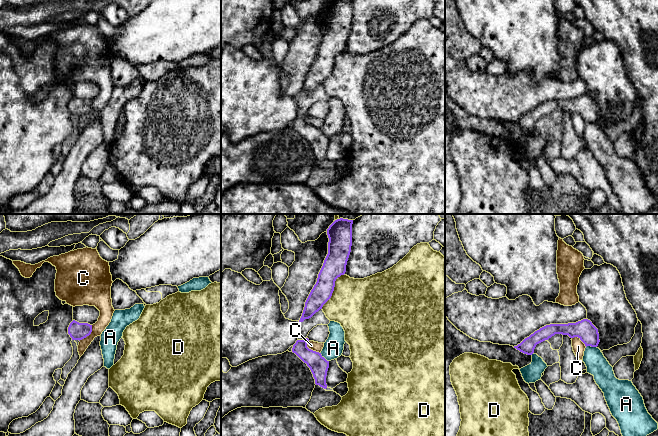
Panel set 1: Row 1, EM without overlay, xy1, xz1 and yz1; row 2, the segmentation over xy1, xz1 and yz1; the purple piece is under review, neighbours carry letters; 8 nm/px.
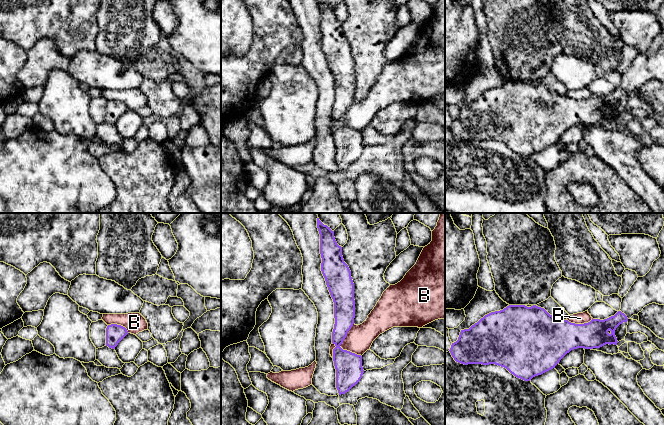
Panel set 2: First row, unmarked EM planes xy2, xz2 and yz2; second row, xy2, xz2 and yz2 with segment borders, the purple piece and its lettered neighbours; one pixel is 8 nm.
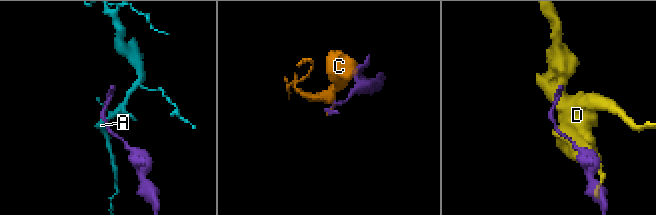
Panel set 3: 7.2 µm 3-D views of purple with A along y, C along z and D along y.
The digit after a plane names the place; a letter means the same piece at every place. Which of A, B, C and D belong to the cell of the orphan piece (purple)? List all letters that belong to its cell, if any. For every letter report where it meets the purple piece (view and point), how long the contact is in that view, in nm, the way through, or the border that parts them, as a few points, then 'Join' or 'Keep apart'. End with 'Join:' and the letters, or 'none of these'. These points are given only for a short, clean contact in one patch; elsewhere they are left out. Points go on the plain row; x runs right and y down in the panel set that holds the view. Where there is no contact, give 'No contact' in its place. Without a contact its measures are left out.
A: Touches purple at xz1 (323, 133). Shared border 100 nm. Keep apart
B: Touches purple at xz2 (340, 120). Shared border 280 nm. Boundary: xz2 (353, 99), (340, 122), (361, 132). Keep apart
C: Touches purple at xy1 (88, 111). Shared border 170 nm. Boundary: xy1 (92, 101), (92, 107), (79, 116). Keep apart
D: Touches purple at xz1 (333, 66). Shared border 340 nm. Keep apart
Join: none of these

